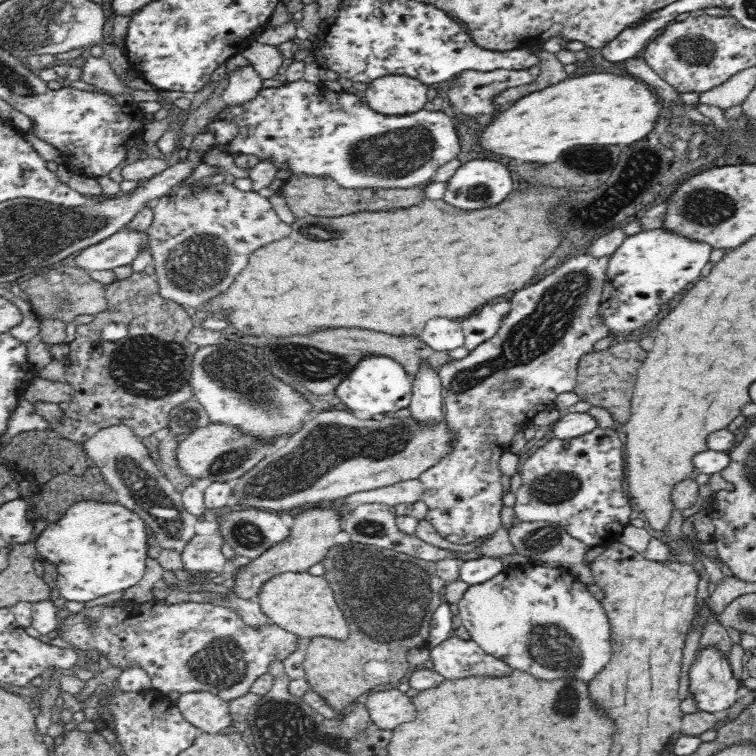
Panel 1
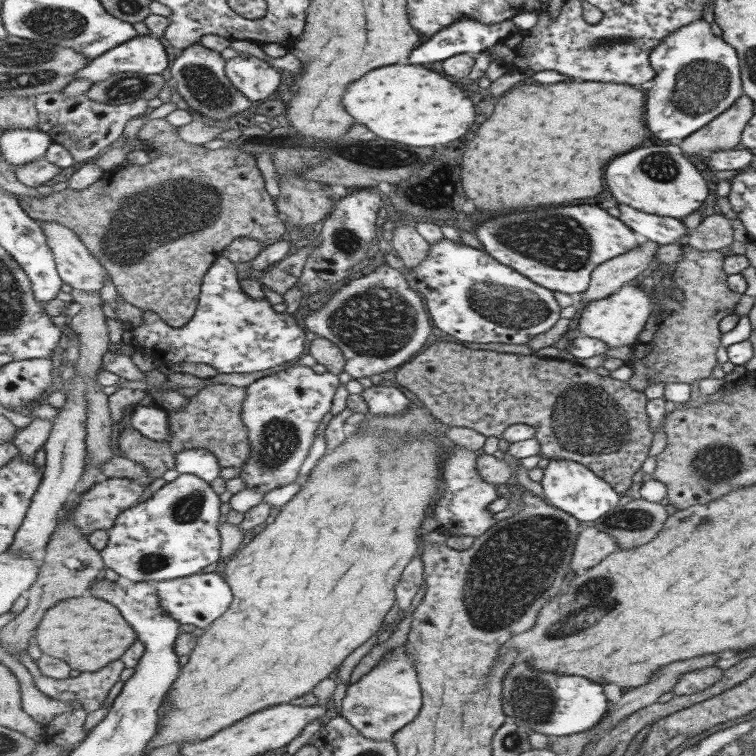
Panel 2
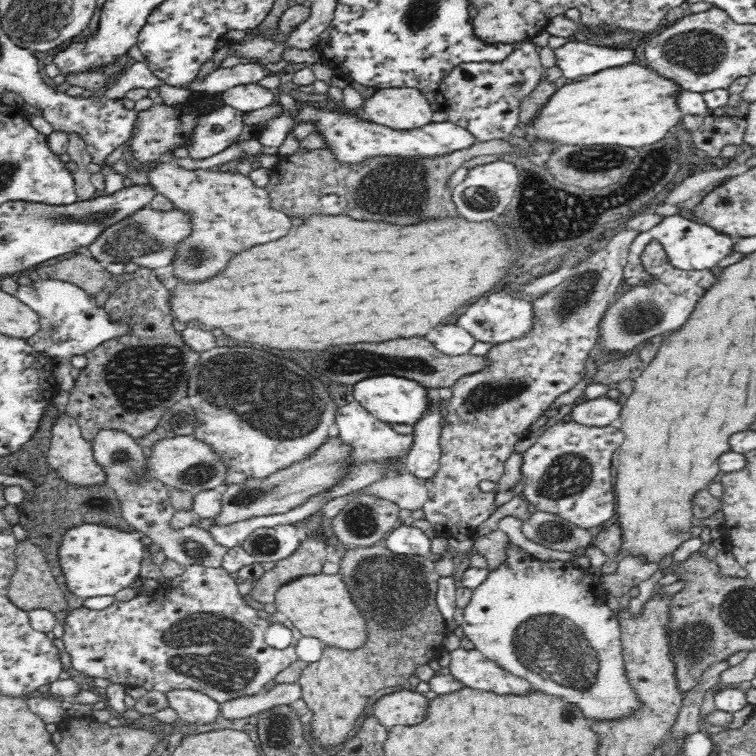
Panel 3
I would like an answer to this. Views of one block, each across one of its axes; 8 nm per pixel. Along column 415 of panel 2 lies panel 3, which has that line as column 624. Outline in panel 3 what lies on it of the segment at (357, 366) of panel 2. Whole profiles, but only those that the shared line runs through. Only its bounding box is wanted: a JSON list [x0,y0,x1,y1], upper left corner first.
[600,241,719,352]

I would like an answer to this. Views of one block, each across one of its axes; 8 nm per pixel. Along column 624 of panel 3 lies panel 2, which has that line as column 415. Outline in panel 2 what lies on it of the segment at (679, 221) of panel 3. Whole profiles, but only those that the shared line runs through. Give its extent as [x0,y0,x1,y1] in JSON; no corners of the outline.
[414,240,561,344]

